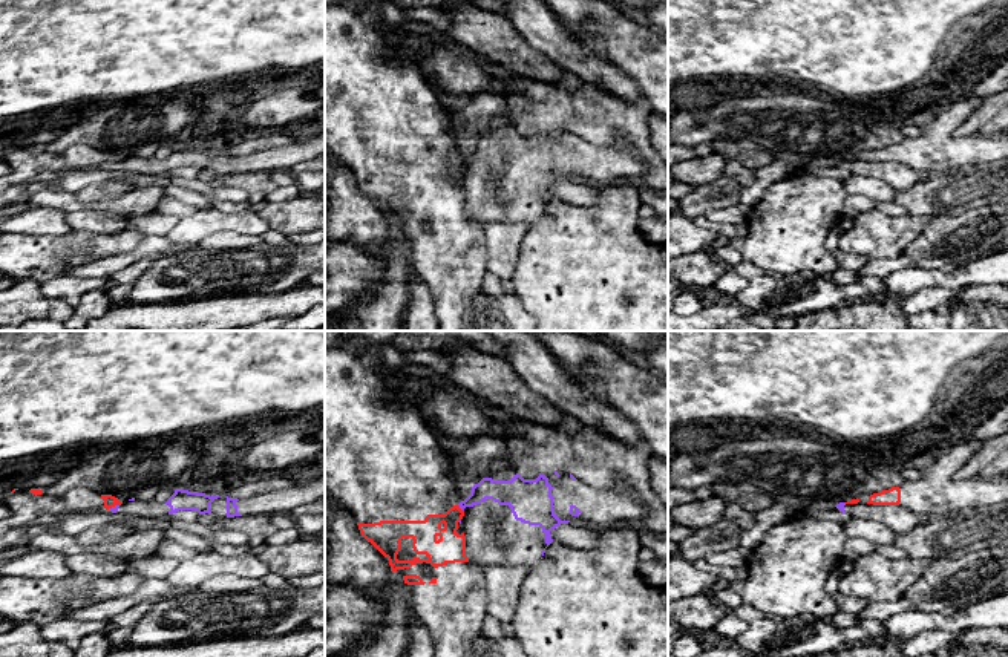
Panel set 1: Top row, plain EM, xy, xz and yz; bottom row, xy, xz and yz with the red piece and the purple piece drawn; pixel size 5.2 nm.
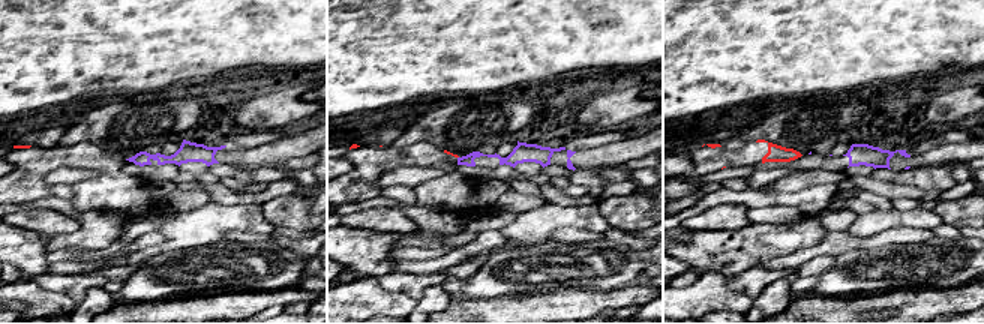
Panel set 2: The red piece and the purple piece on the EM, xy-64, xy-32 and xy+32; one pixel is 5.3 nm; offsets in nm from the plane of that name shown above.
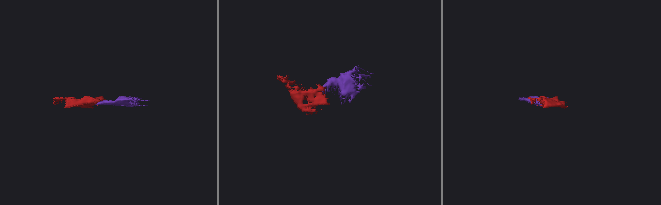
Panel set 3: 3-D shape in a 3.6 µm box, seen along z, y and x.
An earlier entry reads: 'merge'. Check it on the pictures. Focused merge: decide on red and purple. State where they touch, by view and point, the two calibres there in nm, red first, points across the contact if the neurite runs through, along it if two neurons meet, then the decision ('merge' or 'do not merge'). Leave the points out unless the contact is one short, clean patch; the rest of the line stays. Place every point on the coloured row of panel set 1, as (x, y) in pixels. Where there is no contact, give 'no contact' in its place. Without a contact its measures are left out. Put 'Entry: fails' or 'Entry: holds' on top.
Entry: fails
xz (458, 507) | 160/130 nm | along xz (458, 504), (463, 510) | do not merge

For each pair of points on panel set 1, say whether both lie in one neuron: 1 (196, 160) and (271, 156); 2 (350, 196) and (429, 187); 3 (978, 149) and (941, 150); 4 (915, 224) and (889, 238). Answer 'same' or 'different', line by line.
1: same
2: different
3: same
4: same

